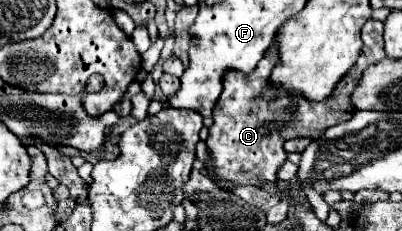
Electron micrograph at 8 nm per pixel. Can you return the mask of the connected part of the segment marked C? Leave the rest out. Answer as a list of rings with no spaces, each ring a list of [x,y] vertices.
[[[368,20],[364,24],[364,48],[356,66],[352,66],[350,72],[338,82],[332,96],[322,102],[308,102],[300,96],[286,96],[282,90],[278,92],[276,88],[272,88],[268,78],[260,78],[256,74],[246,76],[234,70],[228,72],[224,76],[222,96],[214,108],[214,124],[210,126],[210,136],[206,140],[206,148],[212,156],[212,168],[208,168],[208,174],[216,180],[216,184],[224,190],[232,190],[232,184],[260,186],[264,182],[276,182],[276,172],[286,162],[286,140],[296,136],[312,136],[314,140],[318,140],[326,132],[326,128],[350,120],[354,112],[350,94],[360,82],[362,72],[386,56],[382,46],[382,30],[384,24],[378,20]]]

